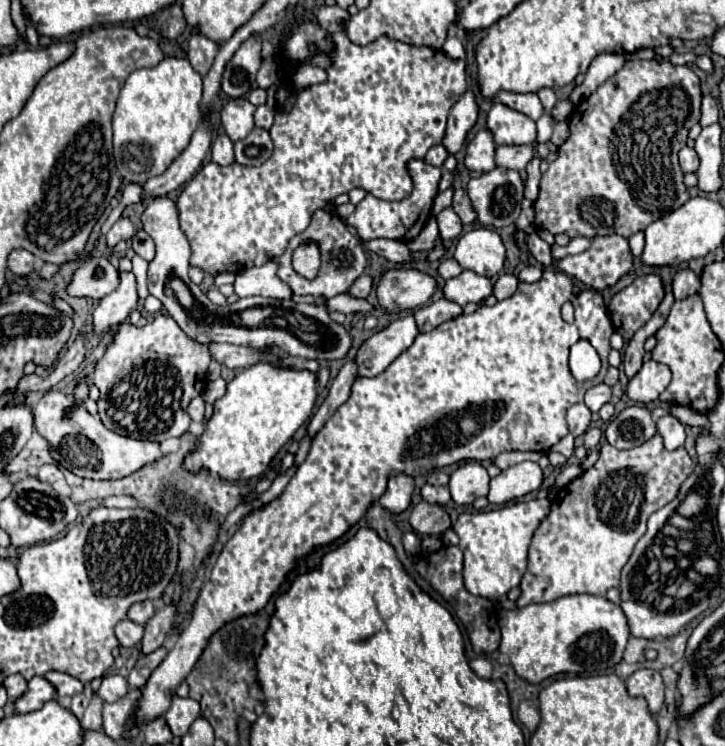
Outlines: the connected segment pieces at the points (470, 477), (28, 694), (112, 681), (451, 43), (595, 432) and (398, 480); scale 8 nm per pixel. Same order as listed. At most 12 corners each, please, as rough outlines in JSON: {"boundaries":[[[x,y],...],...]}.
{"boundaries":[[[469,461],[455,469],[449,491],[457,505],[489,493],[487,469]],[[33,677],[15,699],[15,713],[37,711],[55,697],[45,677]],[[121,675],[103,677],[97,695],[105,703],[119,701],[129,691]],[[447,37],[443,51],[453,59],[465,59],[463,45],[457,37]],[[587,429],[583,445],[587,451],[597,449],[601,443],[601,431]],[[393,477],[379,505],[403,513],[411,505],[413,477]]]}

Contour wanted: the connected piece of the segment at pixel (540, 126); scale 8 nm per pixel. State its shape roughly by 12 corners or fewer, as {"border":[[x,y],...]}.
{"border":[[545,113],[537,121],[535,143],[547,143],[553,119]]}

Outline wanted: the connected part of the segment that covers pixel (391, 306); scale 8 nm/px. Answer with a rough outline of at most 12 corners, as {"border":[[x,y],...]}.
{"border":[[413,269],[387,271],[377,285],[393,313],[425,305],[435,279]]}

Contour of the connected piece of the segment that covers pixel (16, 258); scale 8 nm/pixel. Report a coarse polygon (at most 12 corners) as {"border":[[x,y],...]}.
{"border":[[25,249],[9,255],[7,267],[25,277],[33,271],[33,257]]}

